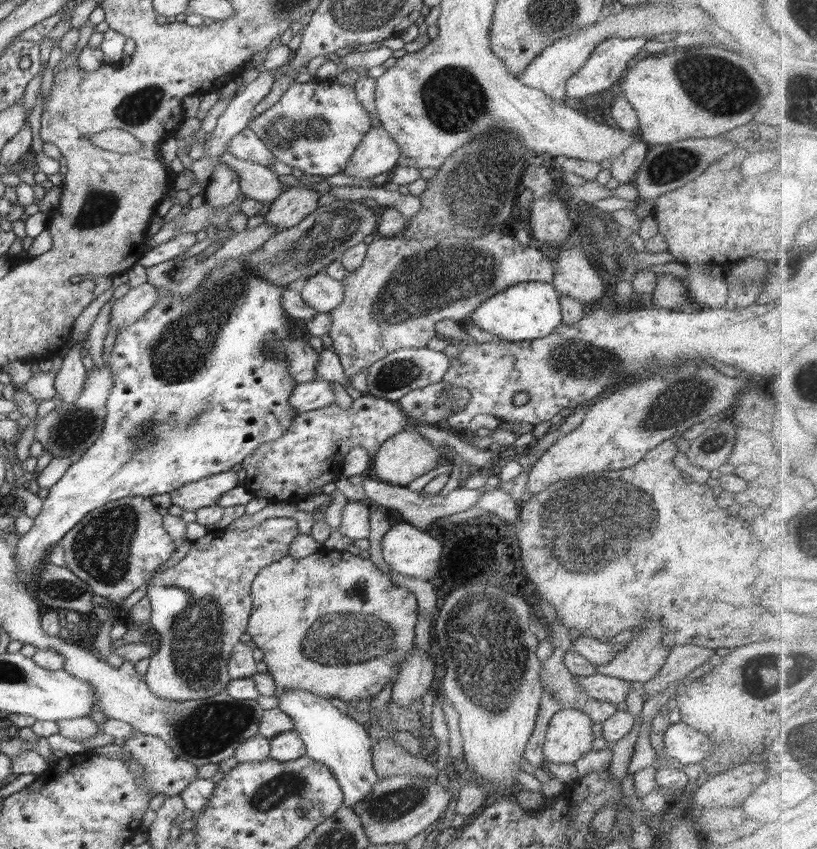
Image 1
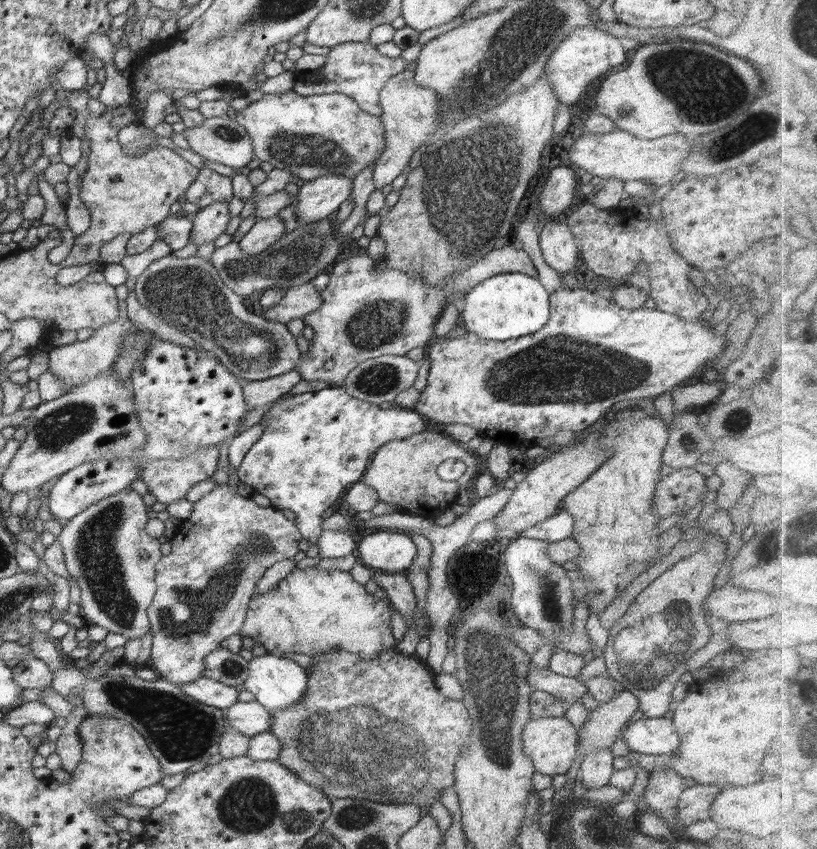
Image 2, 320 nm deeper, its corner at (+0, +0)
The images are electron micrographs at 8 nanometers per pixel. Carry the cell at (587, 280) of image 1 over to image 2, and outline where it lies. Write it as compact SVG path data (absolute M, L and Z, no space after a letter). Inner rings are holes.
M550 218L546 224L540 224L539 245L544 261L550 268L562 275L576 271L574 265L579 253L579 240L571 233L571 228L566 222Z

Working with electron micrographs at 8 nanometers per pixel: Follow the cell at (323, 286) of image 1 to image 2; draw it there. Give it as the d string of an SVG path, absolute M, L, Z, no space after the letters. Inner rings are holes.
M311 282L290 287L285 290L282 300L264 310L263 317L274 322L286 324L291 320L303 319L307 314L314 312L322 304L319 291Z

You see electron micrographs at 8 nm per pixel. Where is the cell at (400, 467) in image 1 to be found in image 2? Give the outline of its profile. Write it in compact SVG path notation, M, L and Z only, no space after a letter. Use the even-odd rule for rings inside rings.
M424 431L408 438L393 440L382 445L374 454L361 482L378 493L378 501L396 507L396 512L412 514L434 520L456 503L458 493L465 490L470 480L476 477L478 460L476 453L470 451L452 437L444 433ZM448 458L456 458L468 466L466 474L458 480L446 482L436 474L438 464Z

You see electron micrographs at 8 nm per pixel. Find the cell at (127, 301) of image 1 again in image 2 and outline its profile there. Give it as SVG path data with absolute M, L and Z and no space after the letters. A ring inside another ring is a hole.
M120 314L114 322L97 328L90 338L84 341L76 340L72 344L65 344L62 347L54 347L48 352L49 371L61 378L68 391L96 378L99 374L113 368L114 361L121 349L123 334L133 331L136 326L137 324L129 320L127 315Z

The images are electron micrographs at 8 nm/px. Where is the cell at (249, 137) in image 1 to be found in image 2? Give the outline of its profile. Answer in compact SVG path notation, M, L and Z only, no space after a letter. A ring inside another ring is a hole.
M226 115L208 118L184 132L189 148L205 160L236 169L256 158L248 132Z

